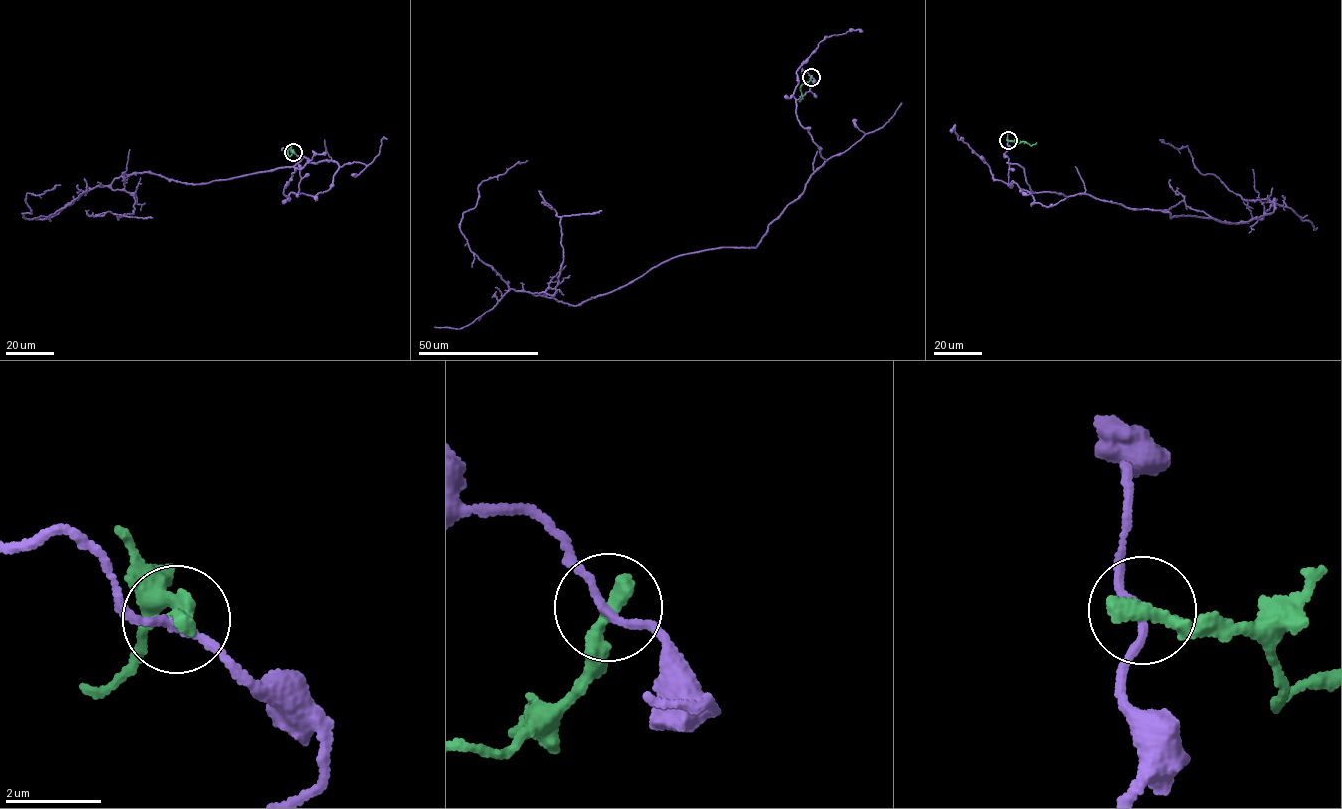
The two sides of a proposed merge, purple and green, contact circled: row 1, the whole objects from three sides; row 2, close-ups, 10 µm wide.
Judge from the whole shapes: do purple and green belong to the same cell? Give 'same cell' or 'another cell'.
another cell

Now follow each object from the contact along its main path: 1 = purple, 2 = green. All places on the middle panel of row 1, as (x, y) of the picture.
1: (811, 77), (796, 114), (825, 160), (758, 245), (576, 305), (511, 289), (460, 227), (482, 181), (527, 160)
2: (811, 77), (808, 83), (802, 85), (799, 101)

